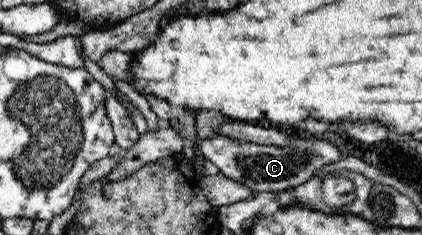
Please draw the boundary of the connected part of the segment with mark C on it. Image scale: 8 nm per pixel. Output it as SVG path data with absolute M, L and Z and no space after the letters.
M214 133L211 137L198 140L202 155L220 168L224 178L238 182L256 191L282 191L286 188L294 189L316 176L316 171L332 161L342 159L342 154L328 140L320 136L310 138L294 138L292 147L276 147L275 145L260 145L246 140L239 140L230 136Z

